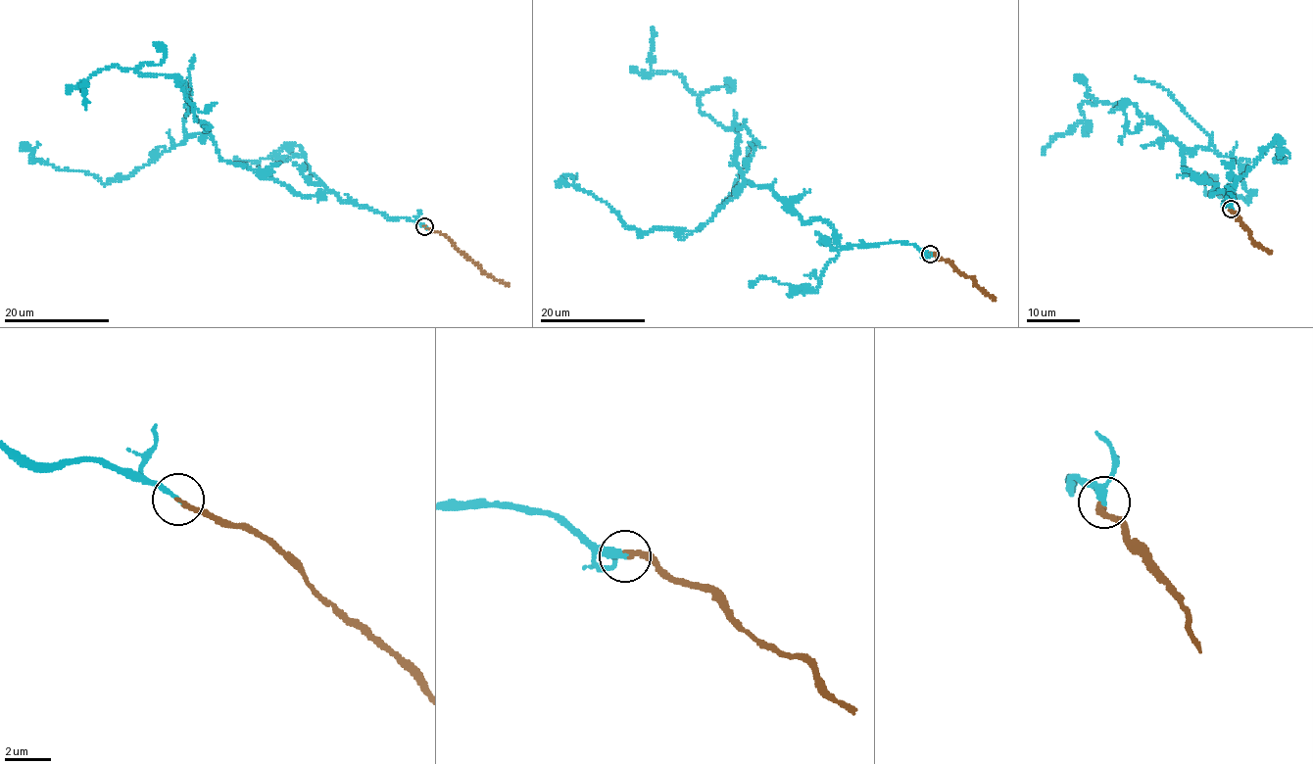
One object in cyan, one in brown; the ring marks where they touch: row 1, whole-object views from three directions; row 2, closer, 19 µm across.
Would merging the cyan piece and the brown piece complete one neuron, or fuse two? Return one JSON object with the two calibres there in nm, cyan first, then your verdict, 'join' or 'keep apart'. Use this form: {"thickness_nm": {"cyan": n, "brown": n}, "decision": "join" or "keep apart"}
{"thickness_nm": {"cyan": 240, "brown": 200}, "decision": "join"}

